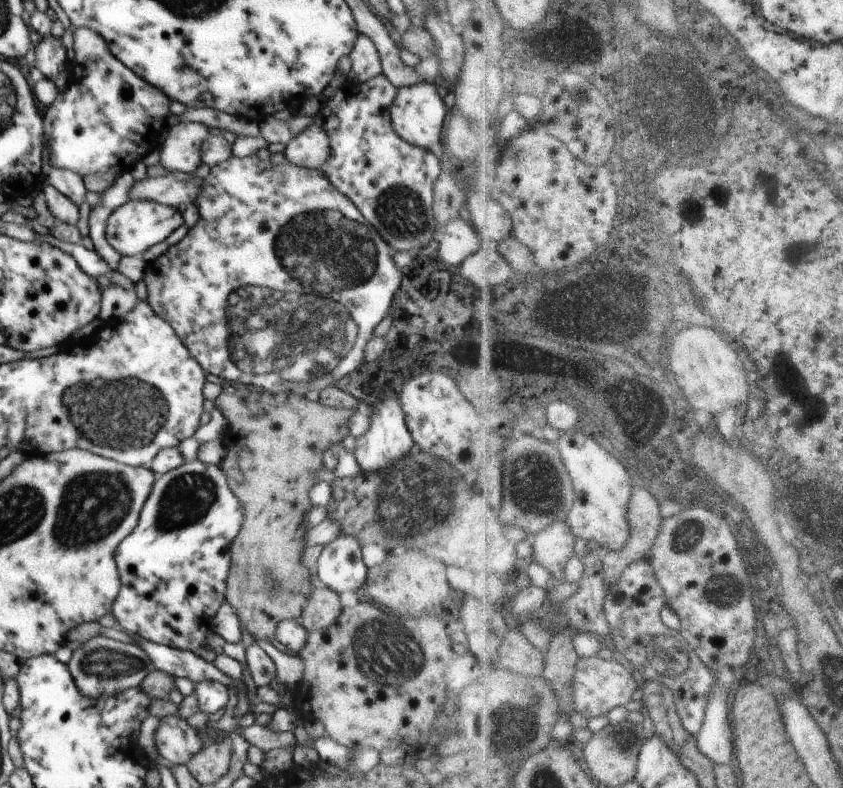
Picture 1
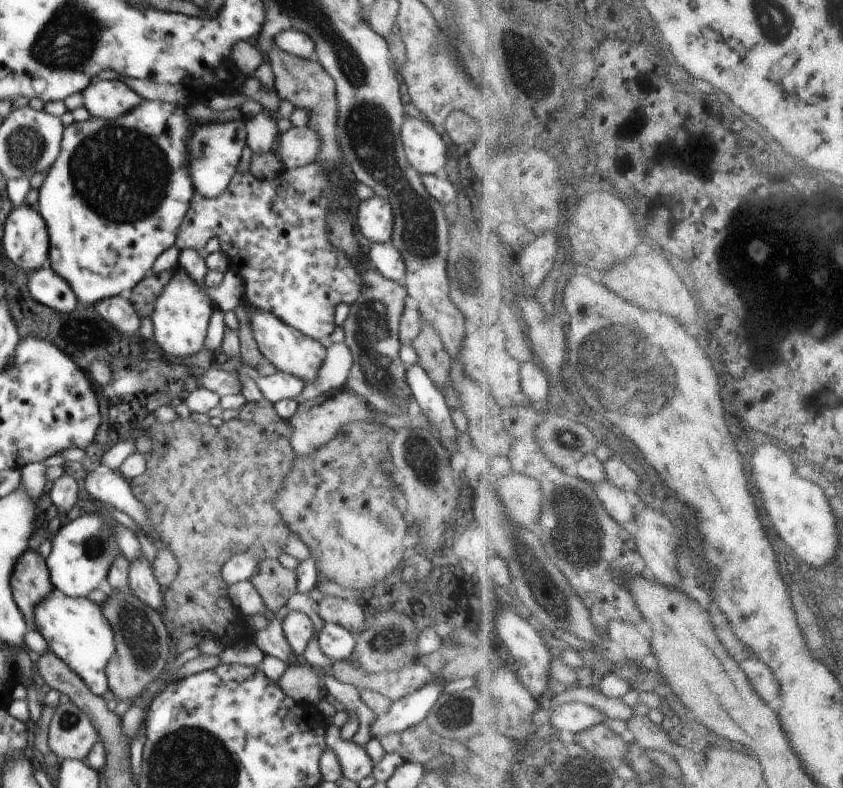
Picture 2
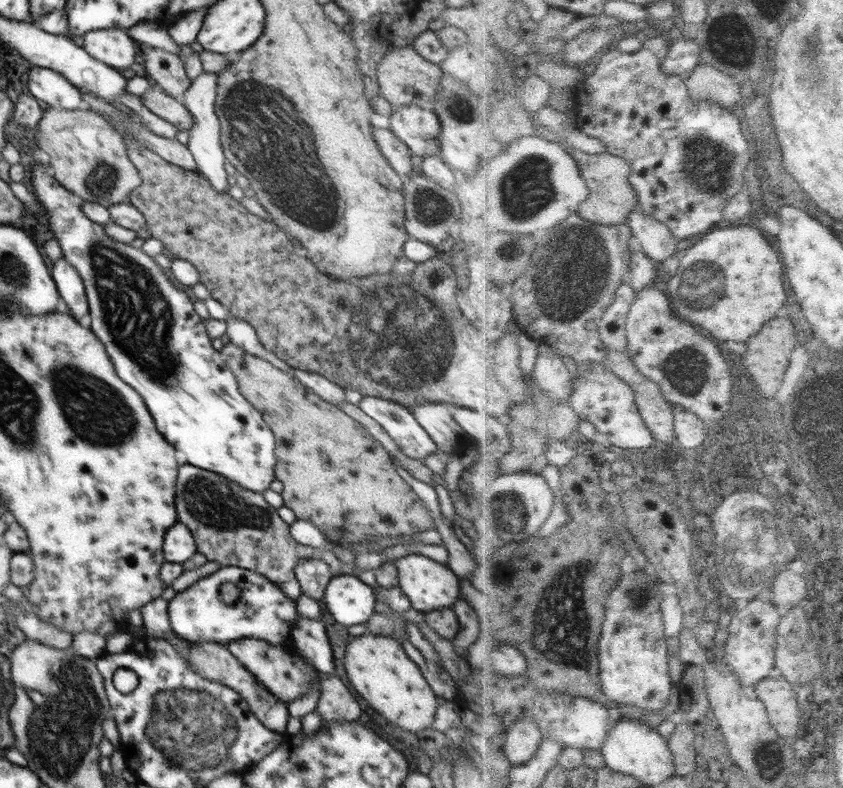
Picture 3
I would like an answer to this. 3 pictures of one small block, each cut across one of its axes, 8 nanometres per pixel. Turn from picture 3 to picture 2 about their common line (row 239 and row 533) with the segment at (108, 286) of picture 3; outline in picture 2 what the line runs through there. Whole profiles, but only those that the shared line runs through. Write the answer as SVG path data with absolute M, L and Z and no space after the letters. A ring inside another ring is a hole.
M105 510L86 514L82 512L75 519L63 522L61 529L50 540L51 551L45 560L50 580L56 589L69 597L86 598L98 588L102 580L108 578L114 558L121 553L112 534L112 522L116 520Z

